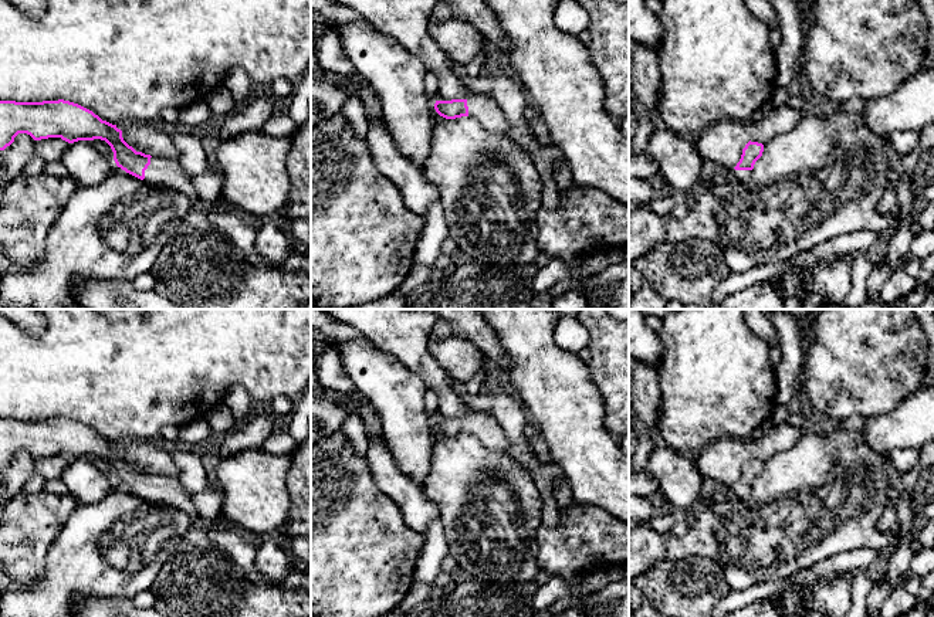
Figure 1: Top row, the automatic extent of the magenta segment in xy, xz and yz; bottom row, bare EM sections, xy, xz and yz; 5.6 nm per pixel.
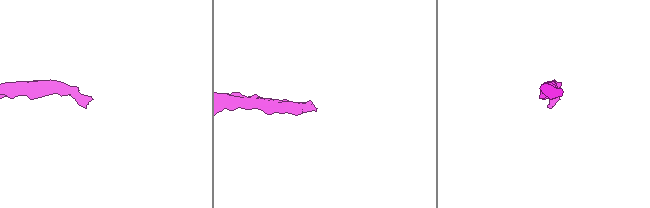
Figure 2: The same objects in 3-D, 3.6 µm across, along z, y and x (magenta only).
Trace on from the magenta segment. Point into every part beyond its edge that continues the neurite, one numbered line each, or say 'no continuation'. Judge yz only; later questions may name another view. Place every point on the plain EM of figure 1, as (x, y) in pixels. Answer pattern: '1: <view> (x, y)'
1: yz (740, 492)

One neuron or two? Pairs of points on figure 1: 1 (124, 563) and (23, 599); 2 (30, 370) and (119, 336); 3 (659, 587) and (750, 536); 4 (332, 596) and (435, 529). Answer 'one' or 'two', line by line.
1: one
2: one
3: two
4: two

